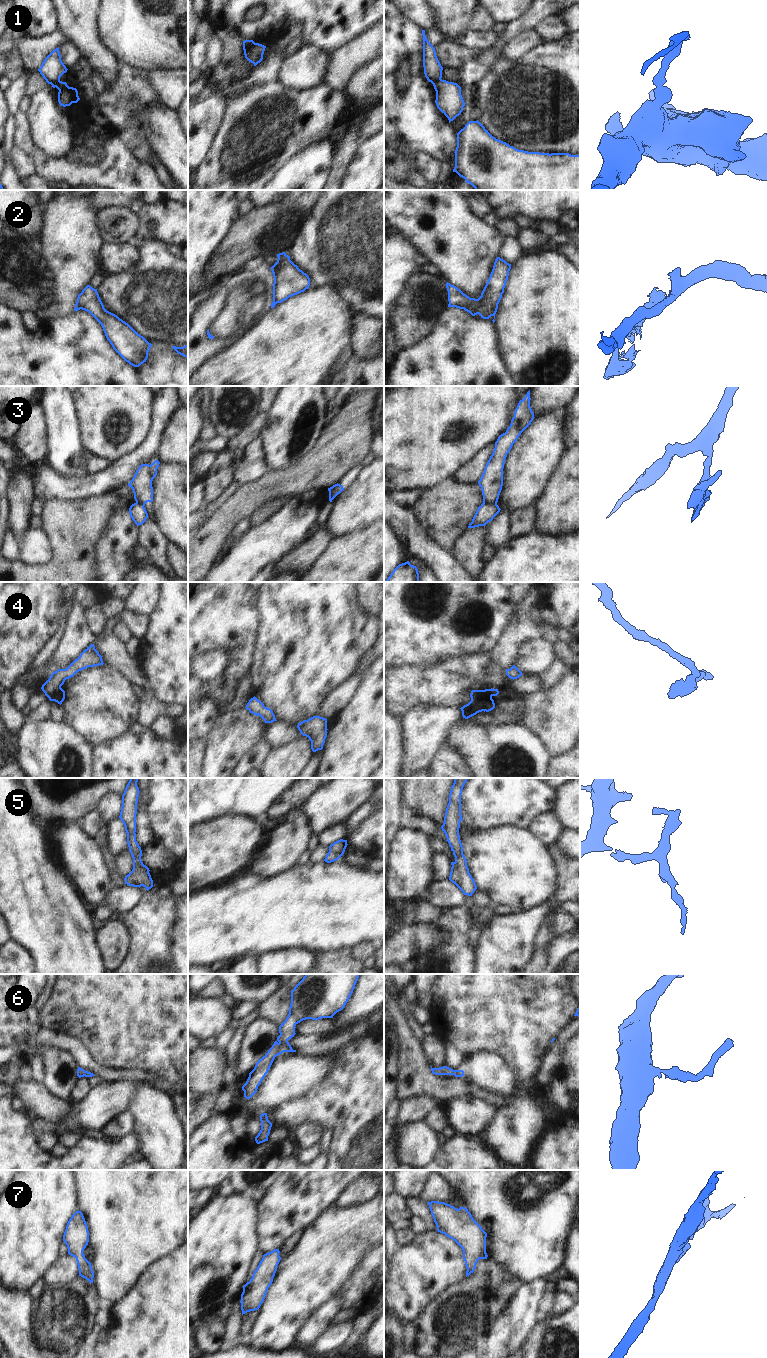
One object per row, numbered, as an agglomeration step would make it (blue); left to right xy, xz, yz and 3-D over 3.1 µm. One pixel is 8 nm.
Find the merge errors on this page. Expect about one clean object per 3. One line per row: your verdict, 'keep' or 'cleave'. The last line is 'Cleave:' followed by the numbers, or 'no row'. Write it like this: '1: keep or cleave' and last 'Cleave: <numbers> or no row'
1: cleave
2: cleave
3: cleave
4: keep
5: keep
6: keep
7: keep
Cleave: 1, 2, 3

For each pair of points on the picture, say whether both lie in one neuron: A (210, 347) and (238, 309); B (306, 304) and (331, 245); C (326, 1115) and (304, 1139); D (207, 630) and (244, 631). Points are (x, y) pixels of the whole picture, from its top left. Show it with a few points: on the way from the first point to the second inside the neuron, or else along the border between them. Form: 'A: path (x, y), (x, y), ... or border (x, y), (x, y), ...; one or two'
A: path (210, 338), (229, 318); one
B: border (309, 287), (331, 287), (336, 292); two
C: border (295, 1127), (300, 1124), (315, 1122), (325, 1129); two
D: path (216, 630), (235, 630); one

